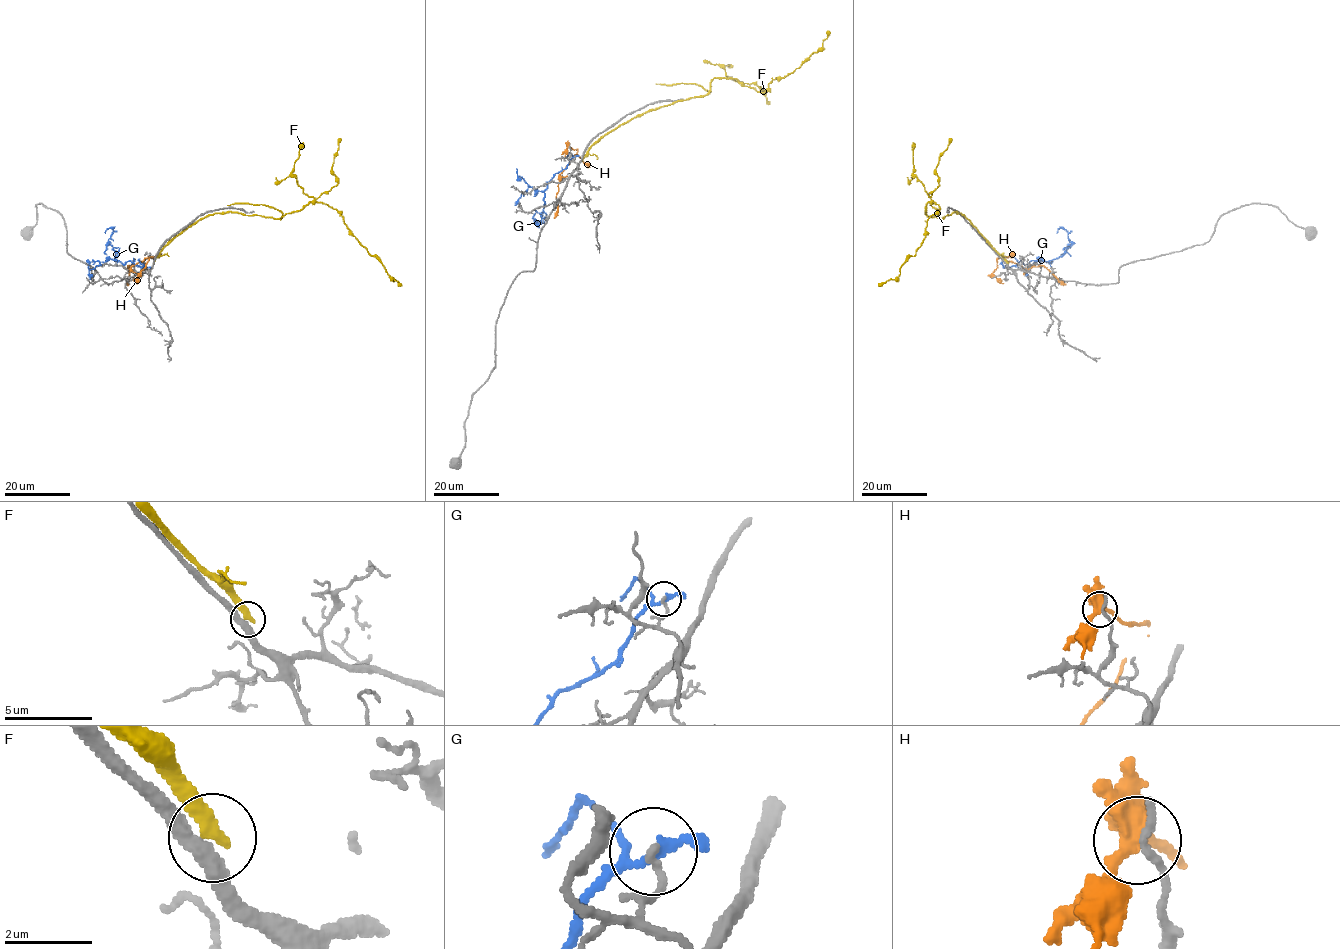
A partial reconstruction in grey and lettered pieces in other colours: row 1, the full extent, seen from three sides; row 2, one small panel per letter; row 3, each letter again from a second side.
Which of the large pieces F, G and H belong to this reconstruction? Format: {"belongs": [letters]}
{"belongs": []}

